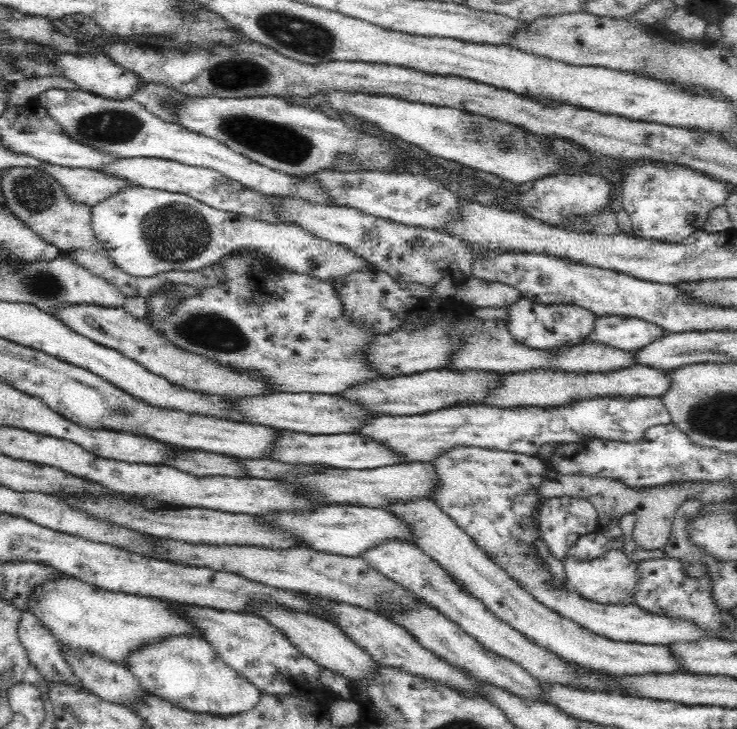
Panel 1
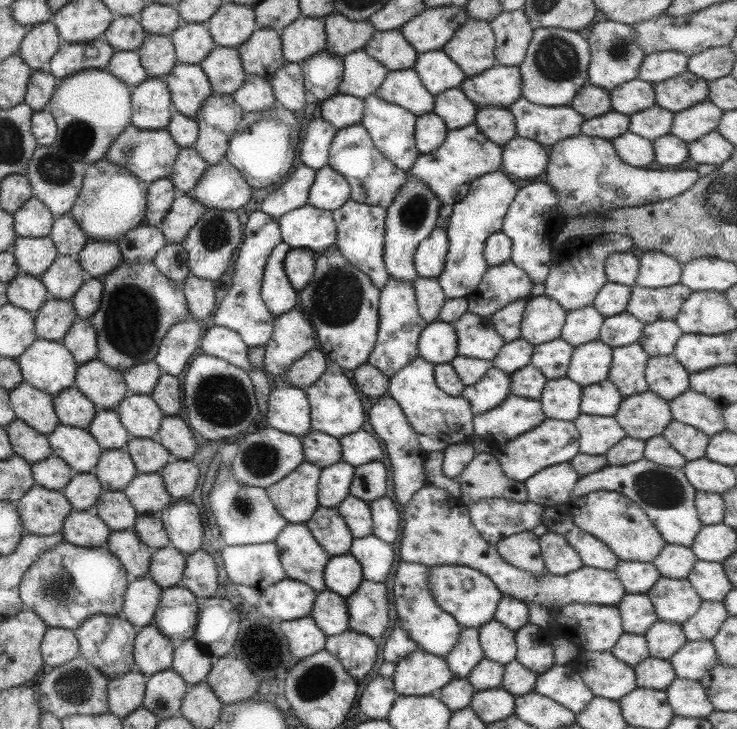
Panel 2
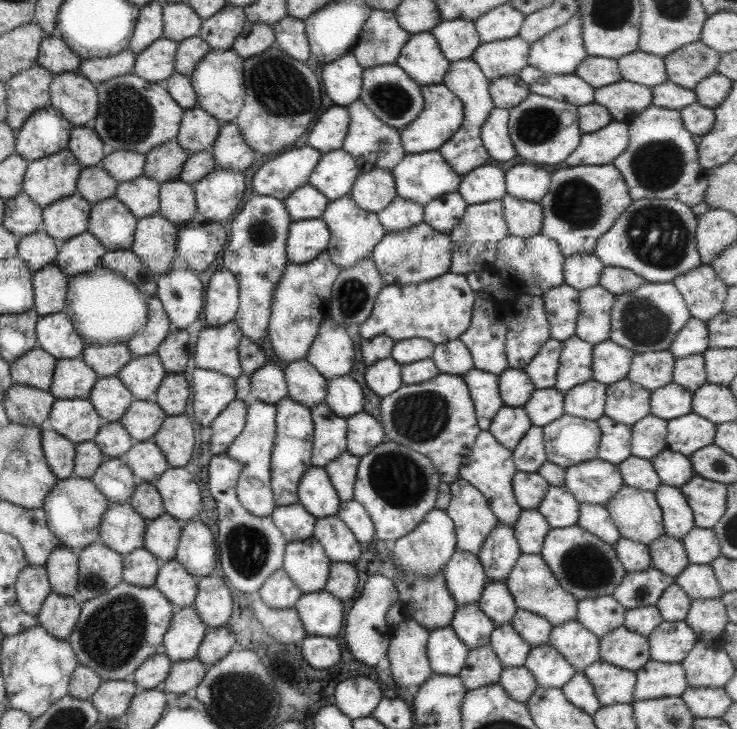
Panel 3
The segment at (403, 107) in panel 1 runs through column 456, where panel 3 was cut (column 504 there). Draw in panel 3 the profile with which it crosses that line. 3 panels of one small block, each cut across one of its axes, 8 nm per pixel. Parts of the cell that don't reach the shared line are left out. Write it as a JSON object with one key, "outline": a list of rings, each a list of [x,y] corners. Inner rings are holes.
{"outline":[[[493,107],[480,128],[483,148],[491,160],[509,162],[516,155],[508,135],[508,110]]]}

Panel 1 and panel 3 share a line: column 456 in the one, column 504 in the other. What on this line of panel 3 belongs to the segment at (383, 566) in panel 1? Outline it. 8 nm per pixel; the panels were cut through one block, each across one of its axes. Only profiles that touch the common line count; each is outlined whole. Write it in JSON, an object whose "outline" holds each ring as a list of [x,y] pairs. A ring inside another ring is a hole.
{"outline":[[[498,580],[486,583],[477,606],[495,627],[510,624],[517,609],[505,583]]]}

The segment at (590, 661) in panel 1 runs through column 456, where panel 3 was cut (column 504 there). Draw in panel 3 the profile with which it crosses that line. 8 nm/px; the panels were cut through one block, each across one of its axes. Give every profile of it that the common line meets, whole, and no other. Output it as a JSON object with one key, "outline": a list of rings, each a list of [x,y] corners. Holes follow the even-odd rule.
{"outline":[[[498,522],[476,554],[486,578],[504,582],[522,552],[512,528]]]}

